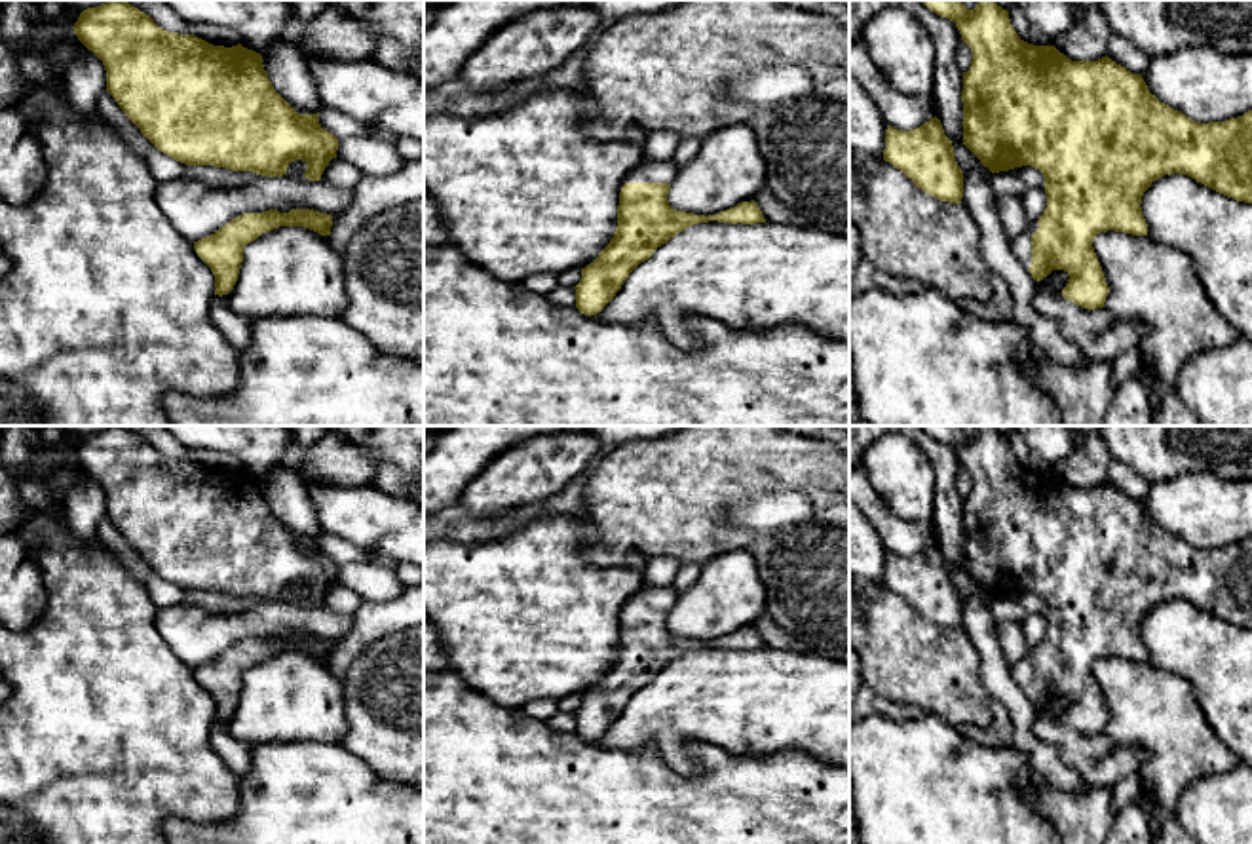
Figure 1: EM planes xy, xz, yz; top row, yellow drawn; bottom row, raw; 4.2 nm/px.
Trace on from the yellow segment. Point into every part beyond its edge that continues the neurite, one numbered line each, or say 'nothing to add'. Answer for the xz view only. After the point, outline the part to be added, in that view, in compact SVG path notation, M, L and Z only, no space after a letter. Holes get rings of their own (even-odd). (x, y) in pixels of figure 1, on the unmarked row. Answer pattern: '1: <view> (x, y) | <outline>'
1: xz (646, 597) | M642 585L627 603L625 608L667 608L673 610L678 603L678 593L673 587Z

